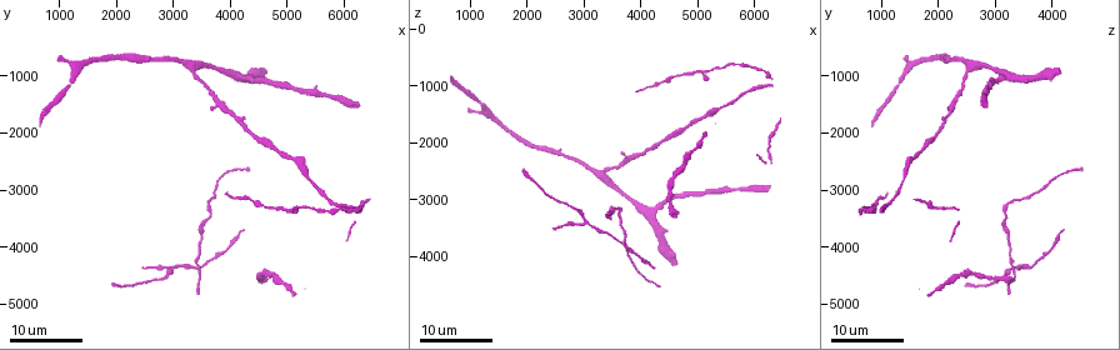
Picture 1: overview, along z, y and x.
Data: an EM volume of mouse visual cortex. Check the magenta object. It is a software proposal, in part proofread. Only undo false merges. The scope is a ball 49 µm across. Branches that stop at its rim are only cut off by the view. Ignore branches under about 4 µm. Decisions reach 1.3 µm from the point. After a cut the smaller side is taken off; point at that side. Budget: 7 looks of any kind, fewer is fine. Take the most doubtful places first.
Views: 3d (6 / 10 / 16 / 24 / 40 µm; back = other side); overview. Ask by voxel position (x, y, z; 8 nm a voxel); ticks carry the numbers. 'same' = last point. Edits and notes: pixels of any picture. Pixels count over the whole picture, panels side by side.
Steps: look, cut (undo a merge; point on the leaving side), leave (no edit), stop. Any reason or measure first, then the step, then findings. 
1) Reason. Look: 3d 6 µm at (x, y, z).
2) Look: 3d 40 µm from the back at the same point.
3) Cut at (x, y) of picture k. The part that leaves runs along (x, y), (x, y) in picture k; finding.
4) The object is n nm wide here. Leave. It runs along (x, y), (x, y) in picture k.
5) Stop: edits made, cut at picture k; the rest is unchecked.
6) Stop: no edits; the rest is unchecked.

Look: 3d 16 µm at (3300, 850, 2500).

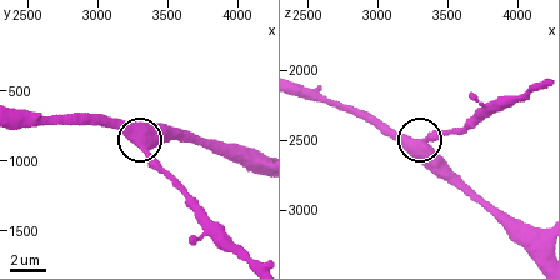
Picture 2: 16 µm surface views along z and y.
Zoom in. Look: 3d 6 µm at (3280, 880, 2520).

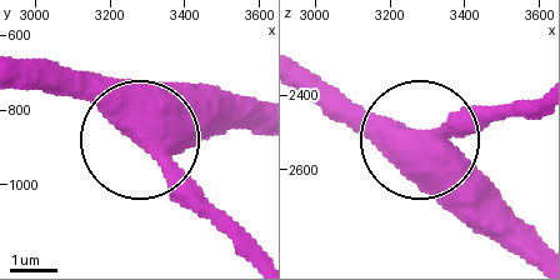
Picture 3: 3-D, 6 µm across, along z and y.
The object is 530 nm wide here. Leave. It runs along (515, 104), (411, 139), (375, 139), (344, 120) in picture 3; continuous, no second neuron.

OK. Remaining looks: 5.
Two arms in line, one across. Look: 3d 24 µm at (5150, 3300, 750).

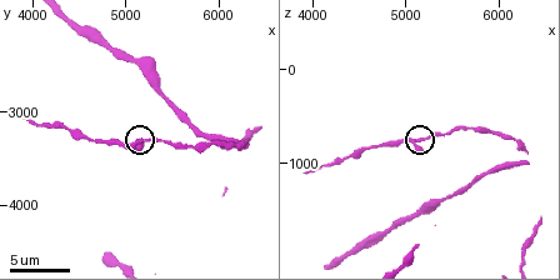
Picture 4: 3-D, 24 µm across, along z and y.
Closer look. Look: 3d 10 µm at (5150, 3350, 750).

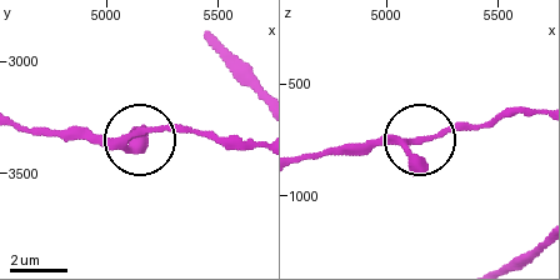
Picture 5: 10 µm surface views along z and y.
The object is 170 nm wide here. Leave. It runs along (534, 113), (505, 113), (411, 141), (349, 141) in picture 5; one neuron here.

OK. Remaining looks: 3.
Look: 3d 24 µm at (4250, 1050, 3200).

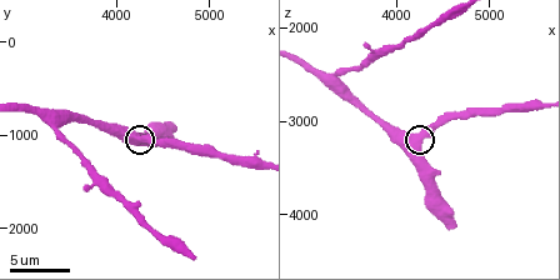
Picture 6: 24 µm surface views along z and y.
Look: 3d 10 µm at (4250, 1050, 3200).

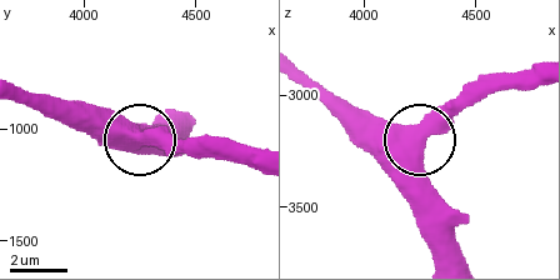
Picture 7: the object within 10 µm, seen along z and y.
Look: 3d 6 µm at (4260, 1050, 3180).

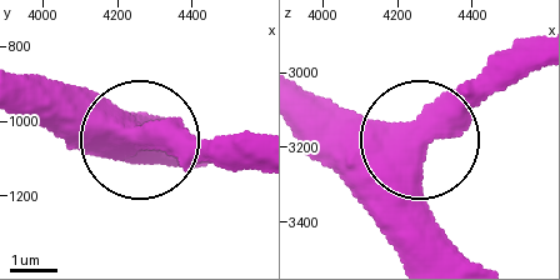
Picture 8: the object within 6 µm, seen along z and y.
Leave. It runs along (308, 93), (415, 136), (519, 40) in picture 8; one neuron here.

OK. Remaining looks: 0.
Stop: no edits; the rest is unchecked.

